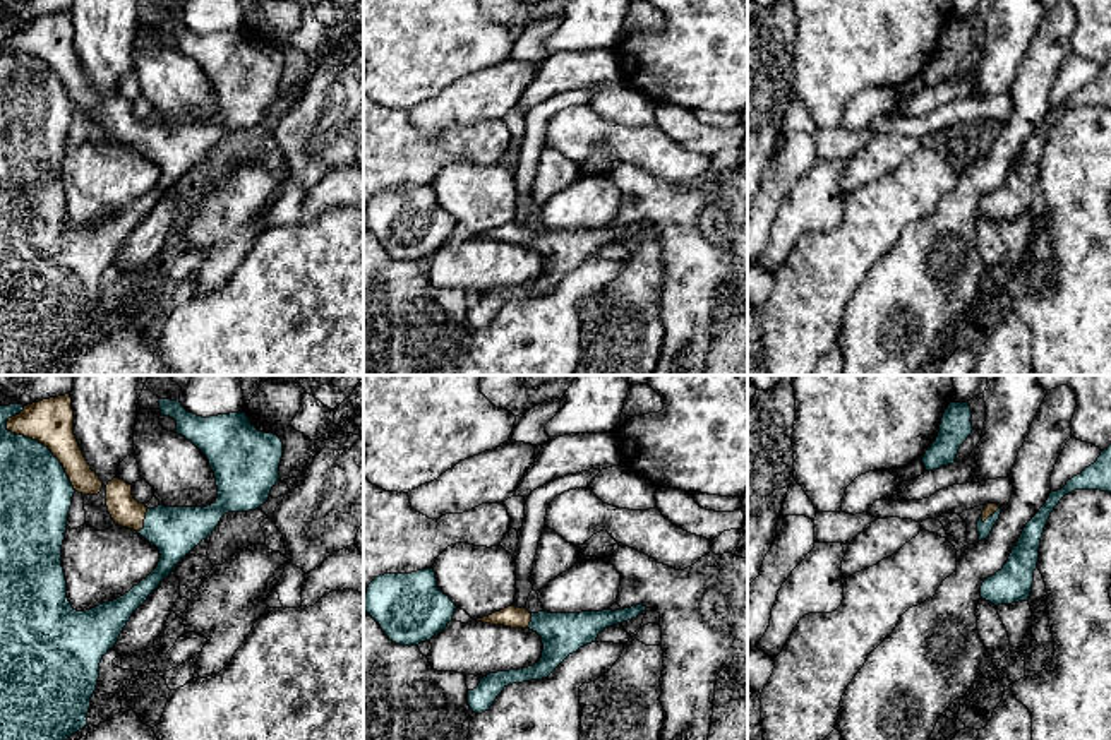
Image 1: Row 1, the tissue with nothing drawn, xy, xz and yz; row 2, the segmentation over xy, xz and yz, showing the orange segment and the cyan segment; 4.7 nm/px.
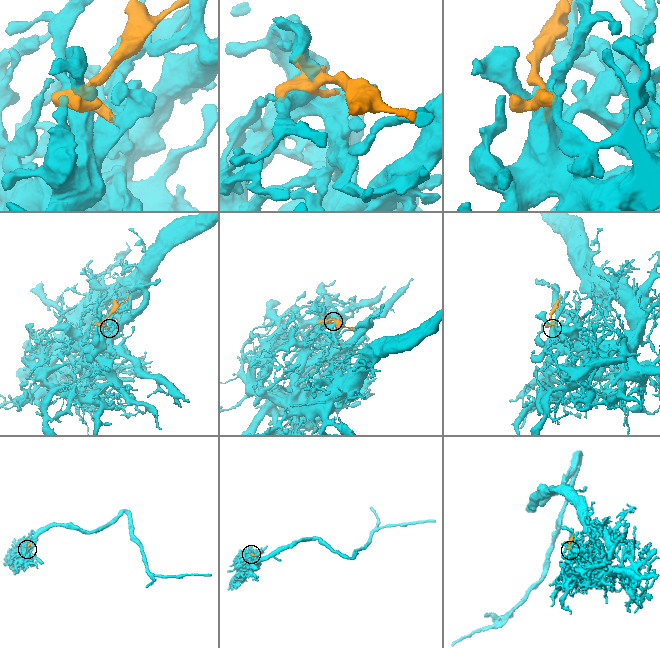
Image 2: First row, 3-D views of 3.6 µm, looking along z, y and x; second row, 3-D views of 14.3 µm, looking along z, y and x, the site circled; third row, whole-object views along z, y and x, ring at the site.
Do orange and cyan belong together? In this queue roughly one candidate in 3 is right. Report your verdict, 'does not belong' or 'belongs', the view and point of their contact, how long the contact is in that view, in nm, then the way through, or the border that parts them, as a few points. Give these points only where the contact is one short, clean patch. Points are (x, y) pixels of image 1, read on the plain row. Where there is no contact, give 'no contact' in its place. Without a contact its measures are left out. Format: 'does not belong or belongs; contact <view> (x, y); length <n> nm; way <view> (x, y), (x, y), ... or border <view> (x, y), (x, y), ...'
belongs; contact xy (43, 60); length 480 nm

